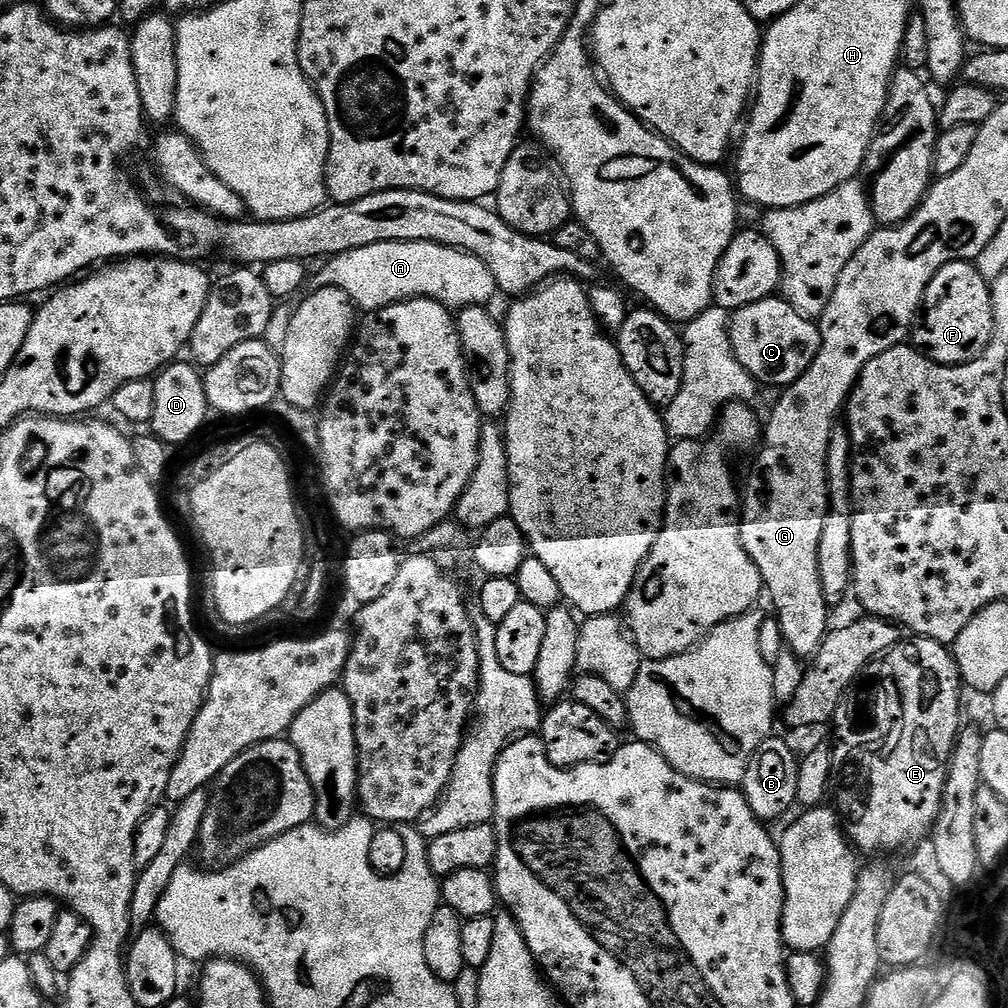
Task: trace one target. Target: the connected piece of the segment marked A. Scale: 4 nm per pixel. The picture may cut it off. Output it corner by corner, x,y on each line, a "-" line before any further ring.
382,242
374,246
362,246
358,250
343,252
331,257
325,268
313,271
306,284
309,289
337,288
345,292
357,309
371,314
380,309
397,304
399,300
415,300
417,296
426,296
440,304
448,305
449,309
459,310
469,308
471,304
481,306
491,305
492,295
497,295
498,289
490,270
476,256
468,252
459,252
456,248
447,248
441,244
430,242

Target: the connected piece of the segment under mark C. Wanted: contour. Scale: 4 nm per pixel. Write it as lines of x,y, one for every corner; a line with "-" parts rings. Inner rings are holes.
779,295
767,296
762,302
750,302
735,309
729,322
729,340
738,362
761,385
773,384
776,390
792,384
818,358
820,326
815,319
802,315

